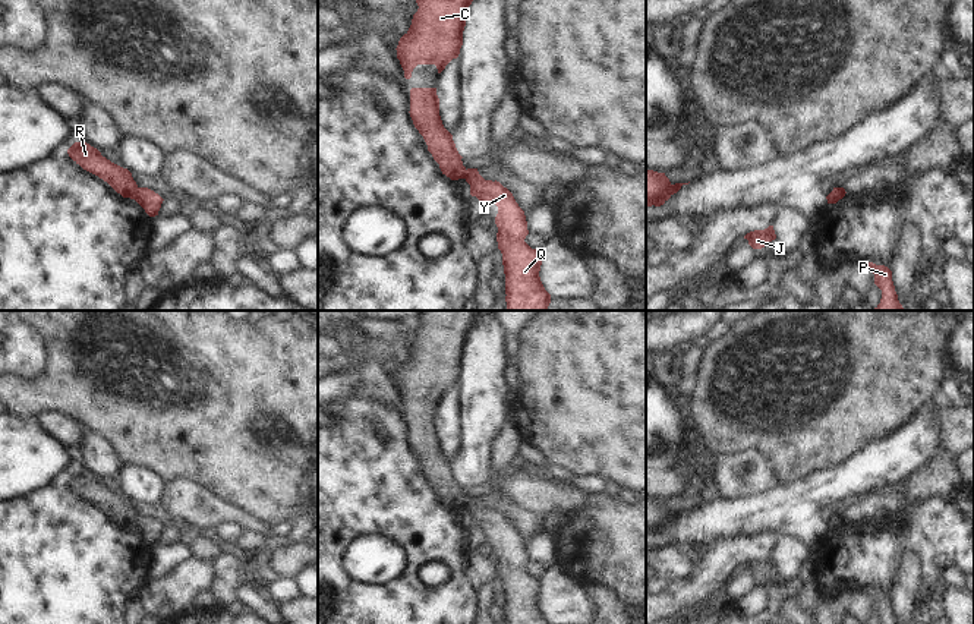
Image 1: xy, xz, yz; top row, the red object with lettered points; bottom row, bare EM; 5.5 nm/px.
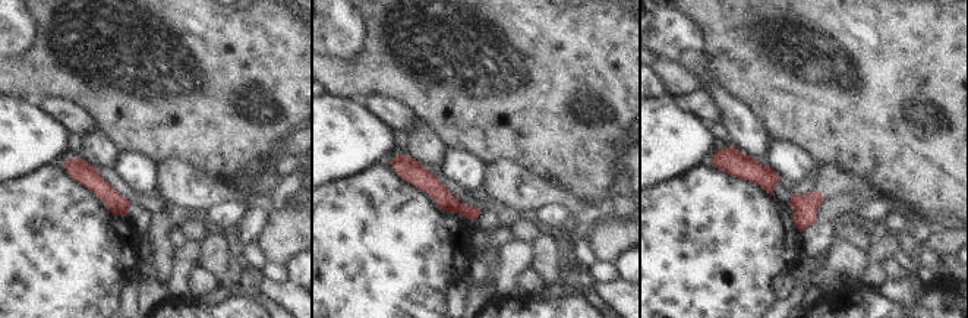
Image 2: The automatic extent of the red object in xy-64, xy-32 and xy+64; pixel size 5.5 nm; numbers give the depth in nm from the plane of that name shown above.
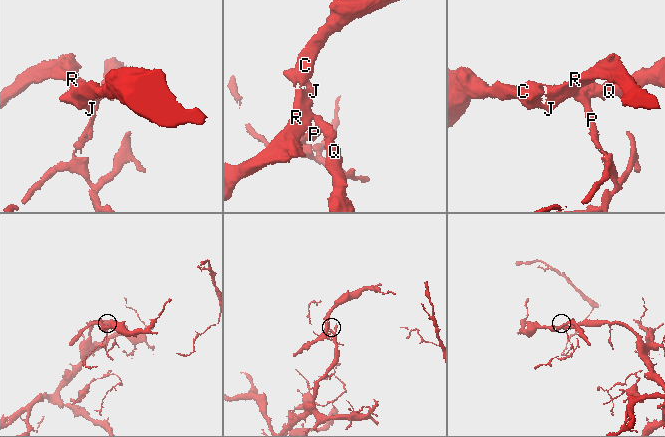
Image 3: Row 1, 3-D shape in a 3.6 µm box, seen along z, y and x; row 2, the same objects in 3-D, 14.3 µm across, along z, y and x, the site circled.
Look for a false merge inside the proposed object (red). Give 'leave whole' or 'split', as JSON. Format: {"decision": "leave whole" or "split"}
{"decision": "split"}

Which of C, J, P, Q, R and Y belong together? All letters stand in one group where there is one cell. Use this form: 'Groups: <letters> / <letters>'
Groups: C J R / P Q Y.

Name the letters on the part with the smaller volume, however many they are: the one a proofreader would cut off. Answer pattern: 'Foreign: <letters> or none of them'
Foreign: C, J, R

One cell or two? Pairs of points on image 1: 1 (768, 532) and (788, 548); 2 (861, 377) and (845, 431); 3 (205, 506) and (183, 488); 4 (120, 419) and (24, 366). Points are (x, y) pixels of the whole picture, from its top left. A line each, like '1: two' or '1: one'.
1: two
2: one
3: one
4: two

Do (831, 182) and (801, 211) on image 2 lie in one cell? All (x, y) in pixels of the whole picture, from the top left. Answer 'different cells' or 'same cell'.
same cell

